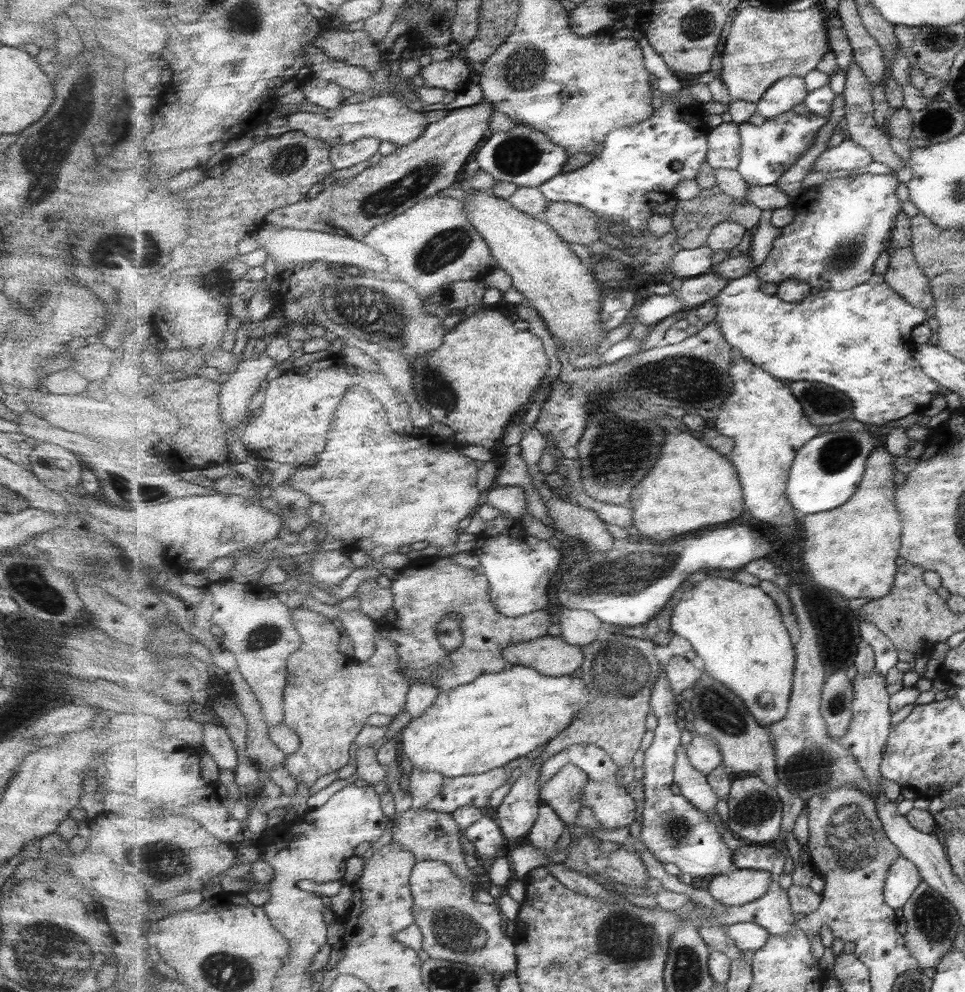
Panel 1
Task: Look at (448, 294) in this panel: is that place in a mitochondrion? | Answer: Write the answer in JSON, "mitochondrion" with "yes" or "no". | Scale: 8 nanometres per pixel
{"mitochondrion":"yes"}

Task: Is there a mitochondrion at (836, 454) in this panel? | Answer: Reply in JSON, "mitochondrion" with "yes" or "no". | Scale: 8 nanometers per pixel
{"mitochondrion":"yes"}

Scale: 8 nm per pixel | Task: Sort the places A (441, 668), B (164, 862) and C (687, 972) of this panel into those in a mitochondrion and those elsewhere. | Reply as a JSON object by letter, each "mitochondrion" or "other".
{"A":"mitochondrion","B":"mitochondrion","C":"mitochondrion"}

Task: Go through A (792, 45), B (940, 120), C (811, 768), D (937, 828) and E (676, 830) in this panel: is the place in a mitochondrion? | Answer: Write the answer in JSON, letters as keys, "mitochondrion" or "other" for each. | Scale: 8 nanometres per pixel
{"A":"other","B":"mitochondrion","C":"mitochondrion","D":"other","E":"mitochondrion"}

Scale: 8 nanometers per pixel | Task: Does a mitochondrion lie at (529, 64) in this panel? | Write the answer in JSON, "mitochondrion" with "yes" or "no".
{"mitochondrion":"yes"}

